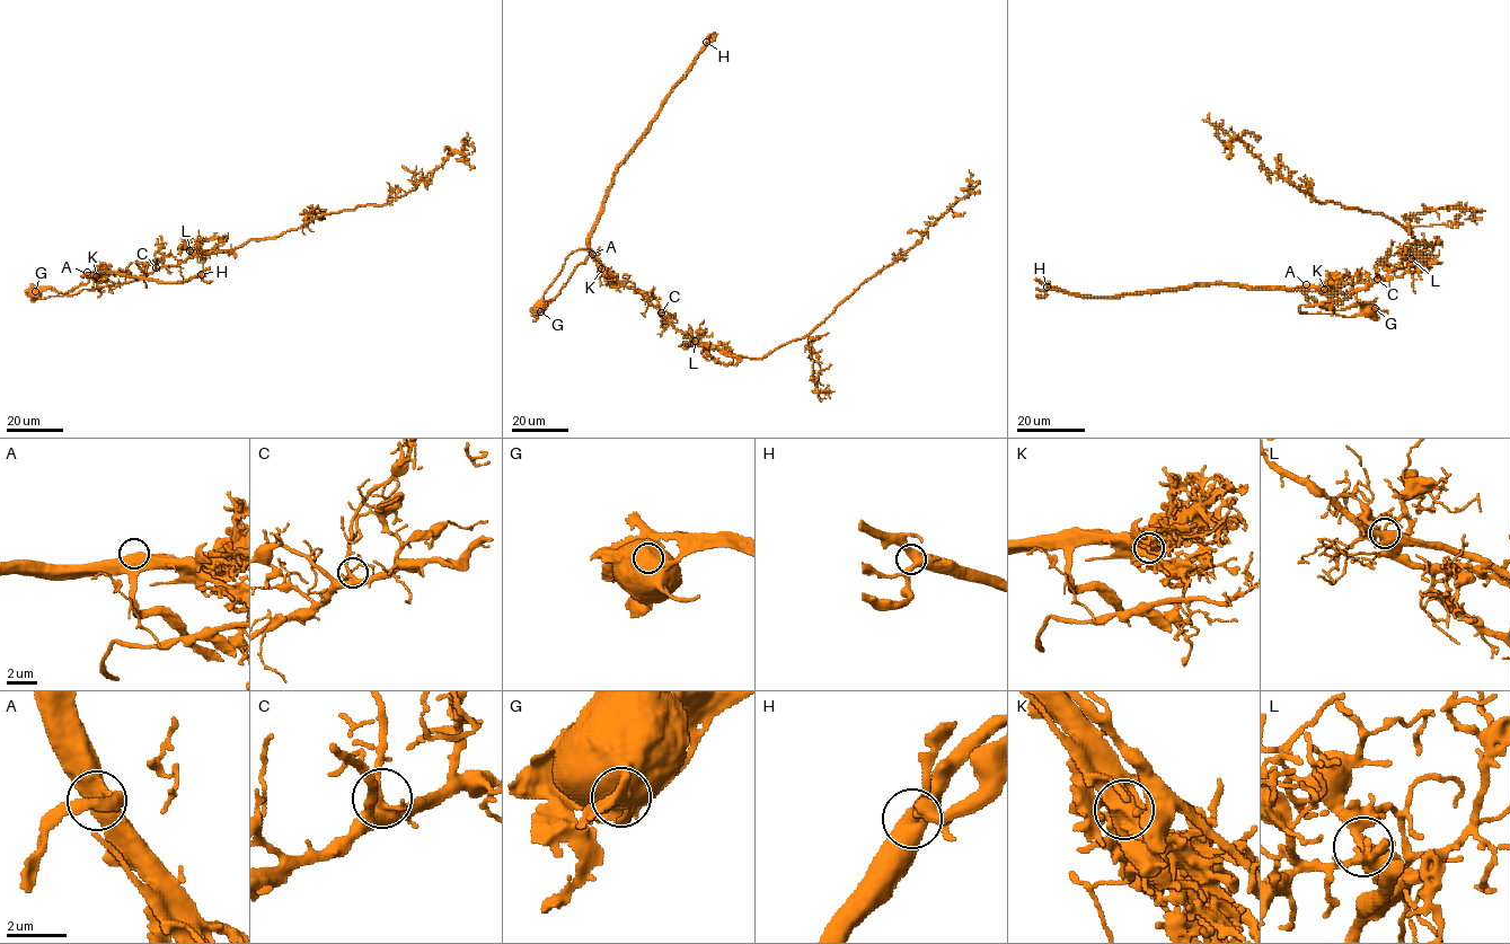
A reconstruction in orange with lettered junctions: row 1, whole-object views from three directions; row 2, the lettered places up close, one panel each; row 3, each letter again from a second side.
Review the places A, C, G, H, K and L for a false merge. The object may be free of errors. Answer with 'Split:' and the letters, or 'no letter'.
Split: G

